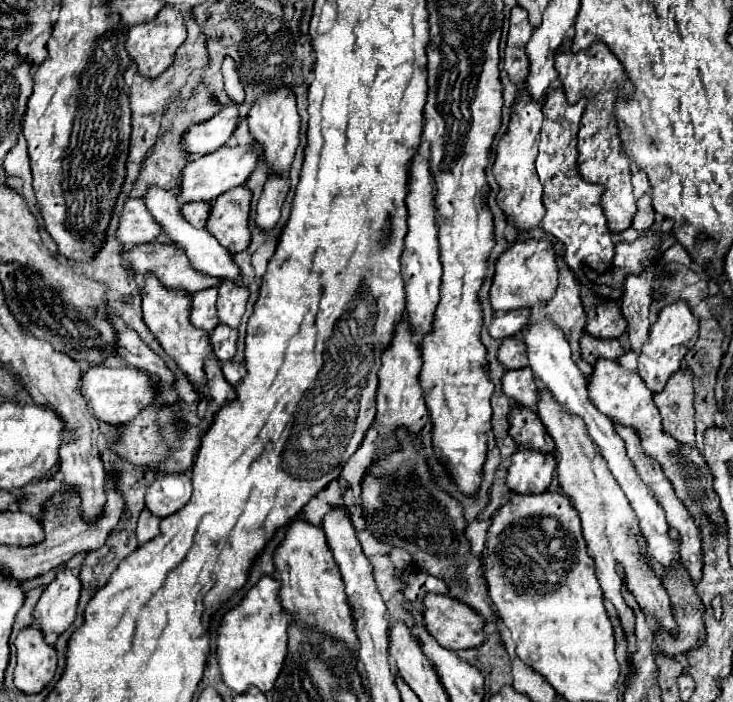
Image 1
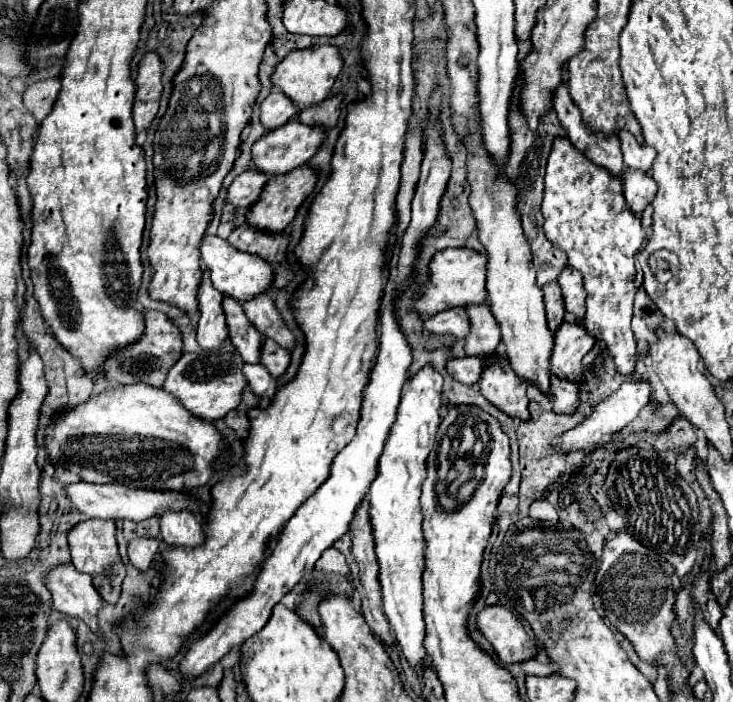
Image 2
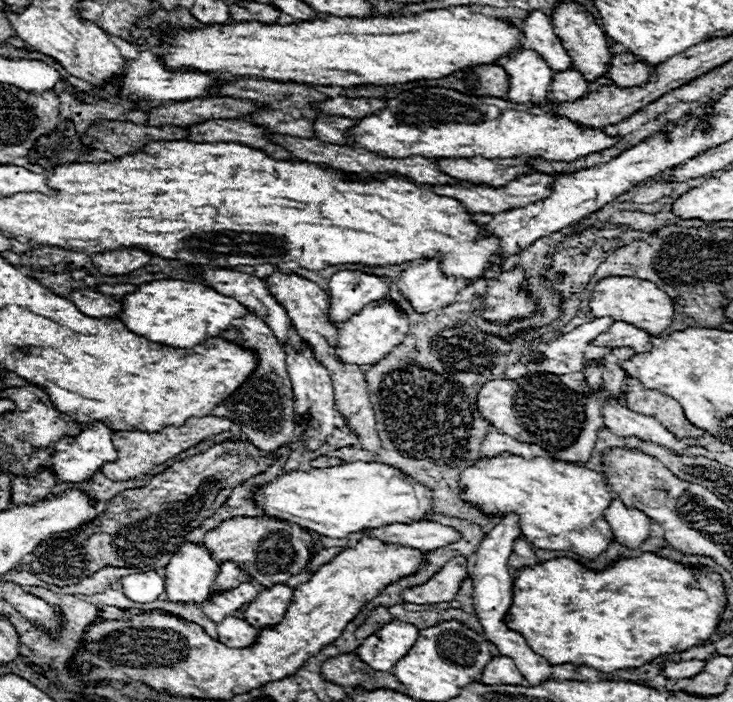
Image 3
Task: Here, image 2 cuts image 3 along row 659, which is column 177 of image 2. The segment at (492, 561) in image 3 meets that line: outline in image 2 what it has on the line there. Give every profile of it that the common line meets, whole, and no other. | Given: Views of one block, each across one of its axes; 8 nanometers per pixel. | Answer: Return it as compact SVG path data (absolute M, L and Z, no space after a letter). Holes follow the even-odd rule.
M164 512L160 516L160 536L166 544L202 544L204 532L194 512Z

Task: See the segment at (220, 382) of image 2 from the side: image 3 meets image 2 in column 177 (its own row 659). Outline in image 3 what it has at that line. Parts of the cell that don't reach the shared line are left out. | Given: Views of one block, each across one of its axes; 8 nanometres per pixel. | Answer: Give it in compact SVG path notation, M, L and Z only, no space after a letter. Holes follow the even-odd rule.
M390 620L378 632L368 636L358 648L360 658L374 670L390 672L392 666L406 656L418 638L418 628L402 620Z

